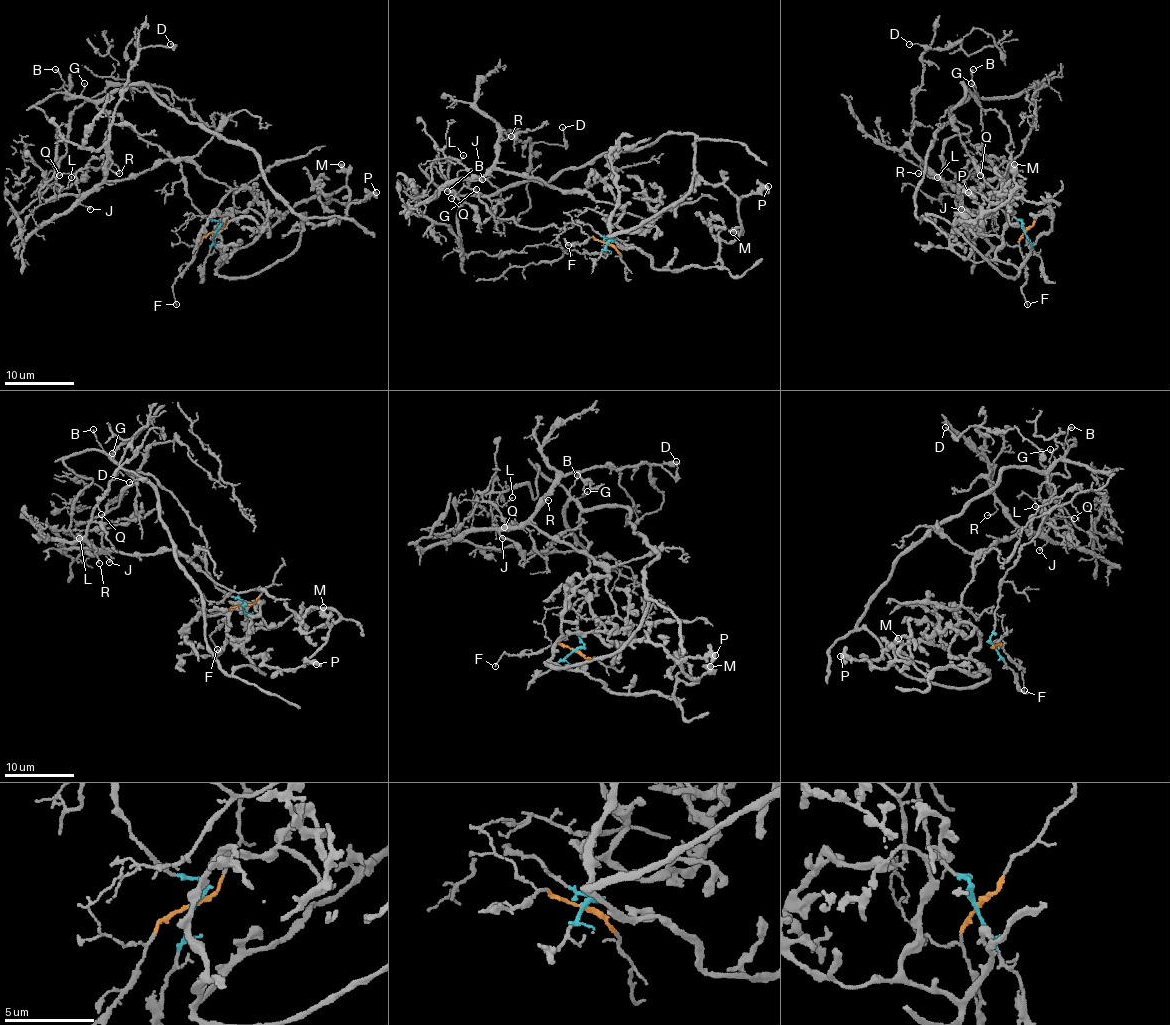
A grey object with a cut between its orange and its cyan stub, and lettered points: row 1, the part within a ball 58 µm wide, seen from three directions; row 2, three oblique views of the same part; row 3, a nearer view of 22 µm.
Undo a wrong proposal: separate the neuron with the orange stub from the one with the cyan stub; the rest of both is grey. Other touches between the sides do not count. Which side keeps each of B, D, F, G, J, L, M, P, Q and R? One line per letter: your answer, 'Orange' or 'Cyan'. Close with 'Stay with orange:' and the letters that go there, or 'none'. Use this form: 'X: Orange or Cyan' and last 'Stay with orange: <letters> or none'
B: Cyan
D: Orange
F: Orange
G: Cyan
J: Orange
L: Cyan
M: Cyan
P: Cyan
Q: Orange
R: Orange
Stay with orange: D, F, J, Q, R

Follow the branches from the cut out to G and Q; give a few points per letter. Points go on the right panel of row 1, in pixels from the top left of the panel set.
G: (1025, 230), (1006, 208), (1002, 192), (1002, 176), (1009, 163), (1009, 128), (1001, 112), (983, 109), (971, 83)
Q: (1025, 230), (1013, 246), (996, 232), (997, 199), (971, 161), (952, 183), (961, 192), (968, 173), (980, 175)

